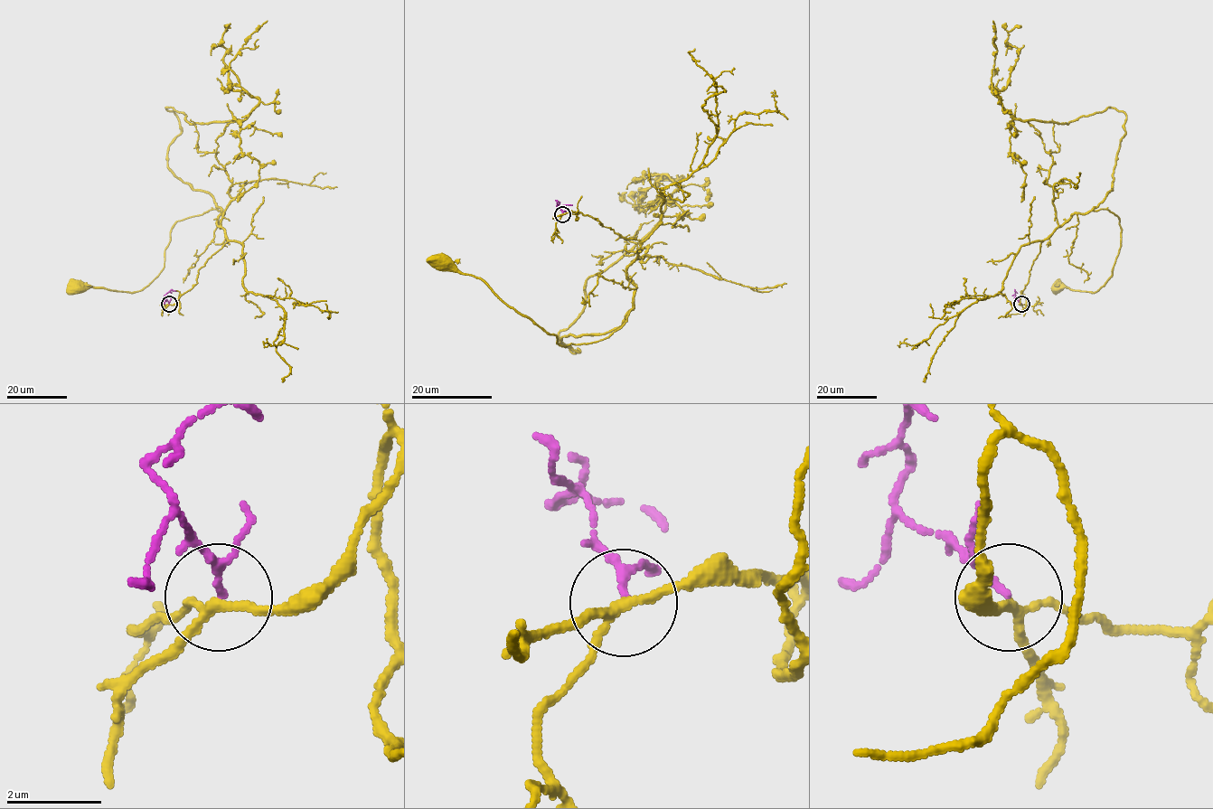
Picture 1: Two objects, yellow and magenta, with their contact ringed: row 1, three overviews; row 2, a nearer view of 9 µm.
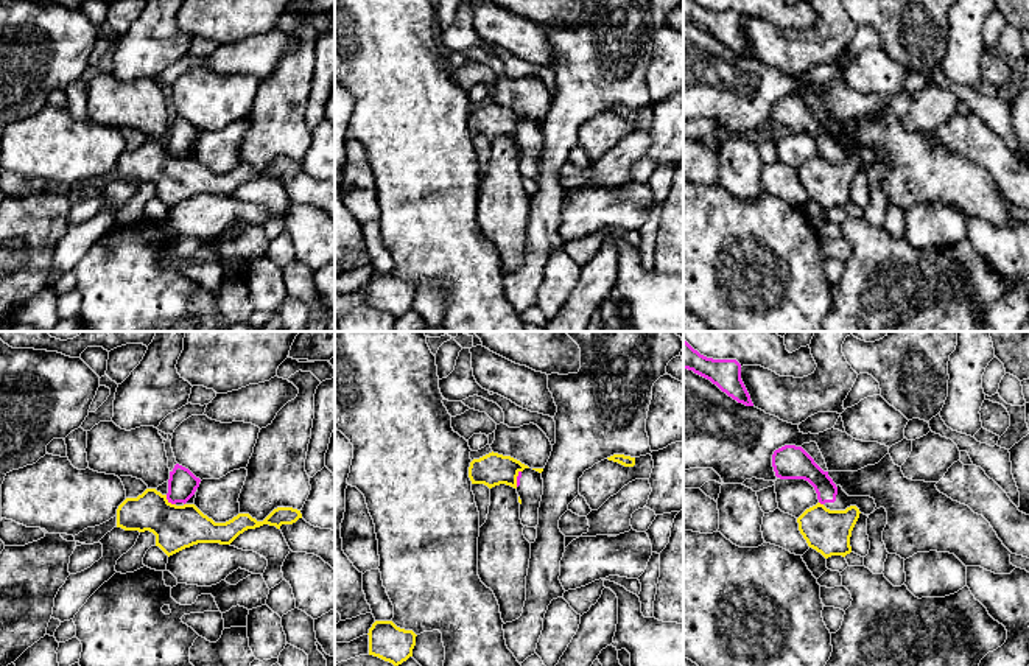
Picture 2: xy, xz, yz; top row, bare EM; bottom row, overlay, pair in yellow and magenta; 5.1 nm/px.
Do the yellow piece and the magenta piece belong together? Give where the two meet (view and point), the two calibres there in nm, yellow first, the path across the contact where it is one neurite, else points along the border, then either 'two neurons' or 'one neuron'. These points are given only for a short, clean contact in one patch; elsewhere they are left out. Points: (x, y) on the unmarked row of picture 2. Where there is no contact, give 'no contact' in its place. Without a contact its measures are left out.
contact xy (170, 154); calibres 220 and 150 nm; border xy (165, 147), (175, 156); two neurons

